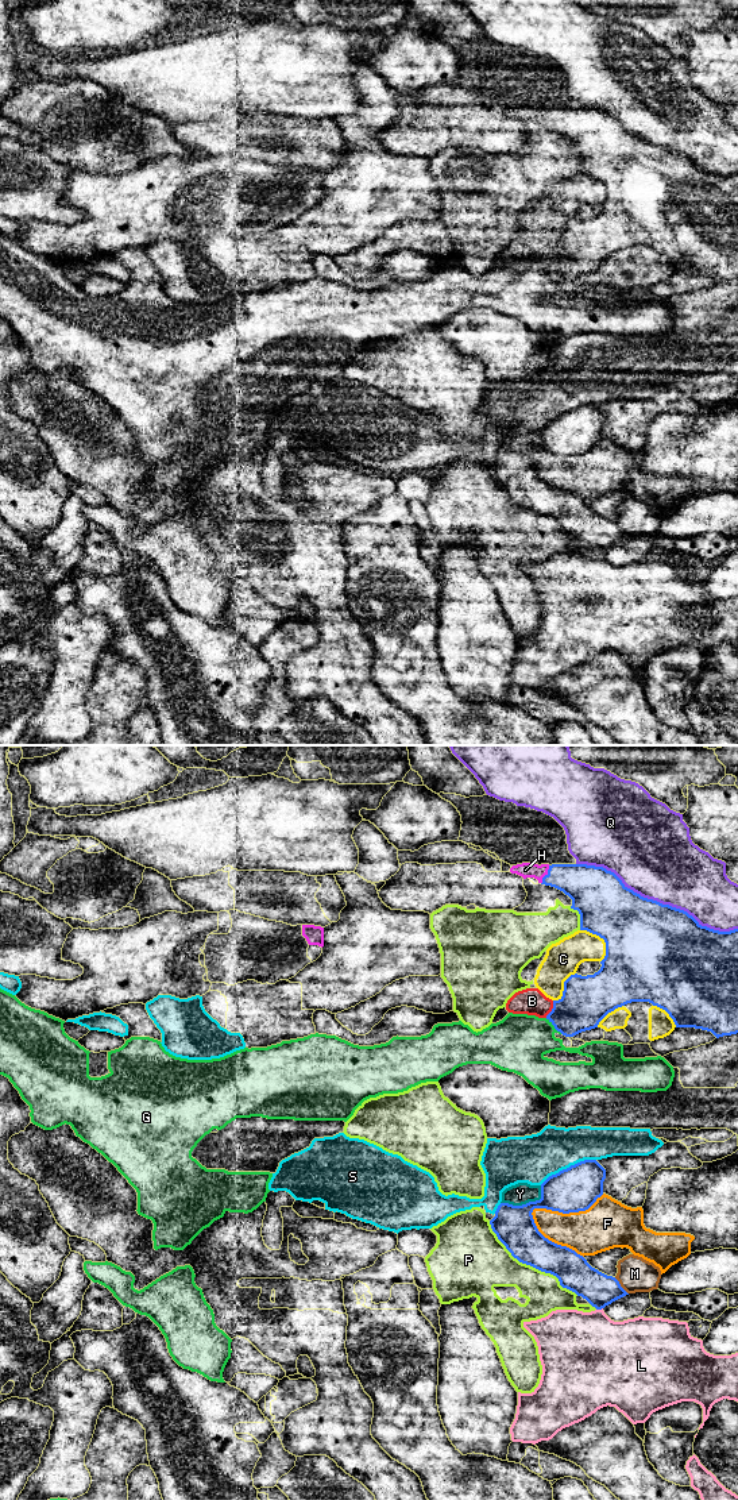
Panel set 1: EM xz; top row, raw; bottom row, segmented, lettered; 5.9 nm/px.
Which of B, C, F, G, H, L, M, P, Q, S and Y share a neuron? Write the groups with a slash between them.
B C / F Y / G / H / L / M / P / Q / S

